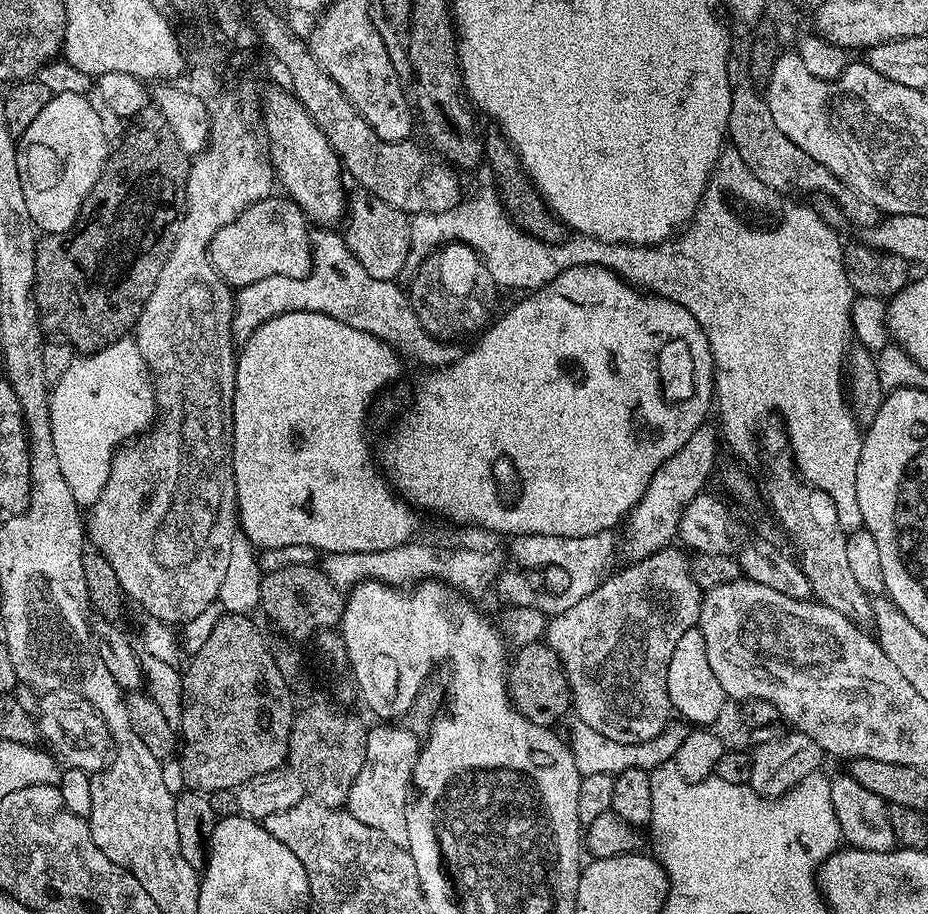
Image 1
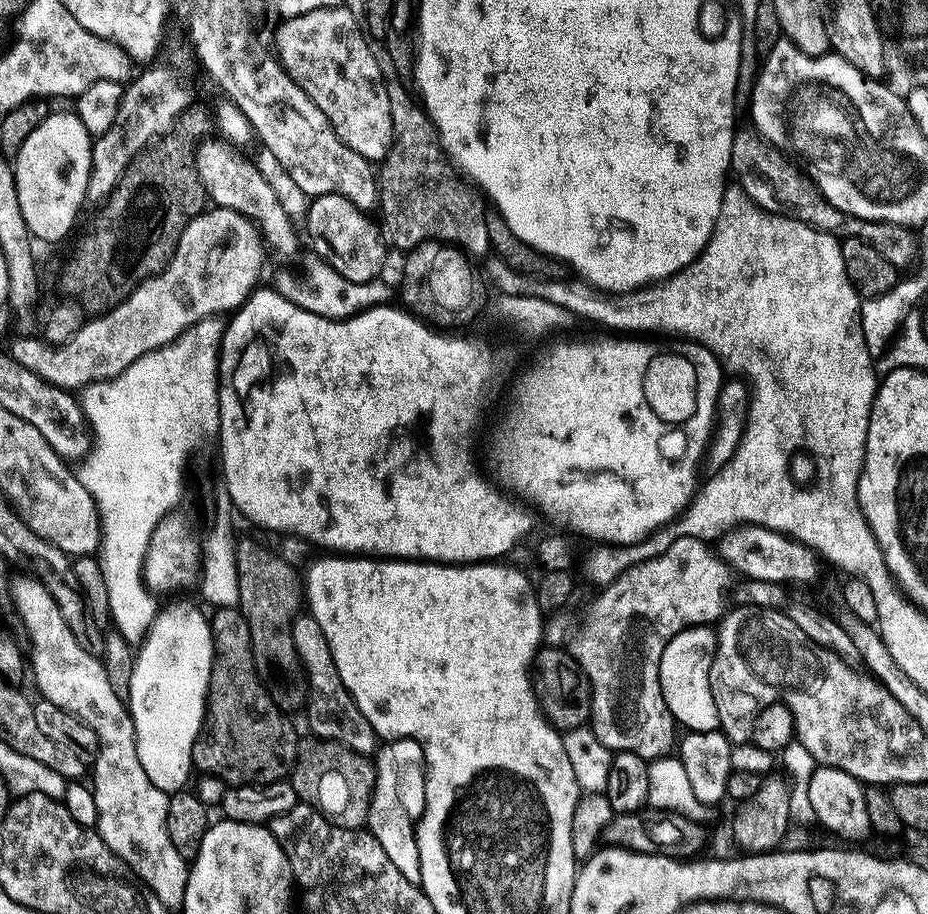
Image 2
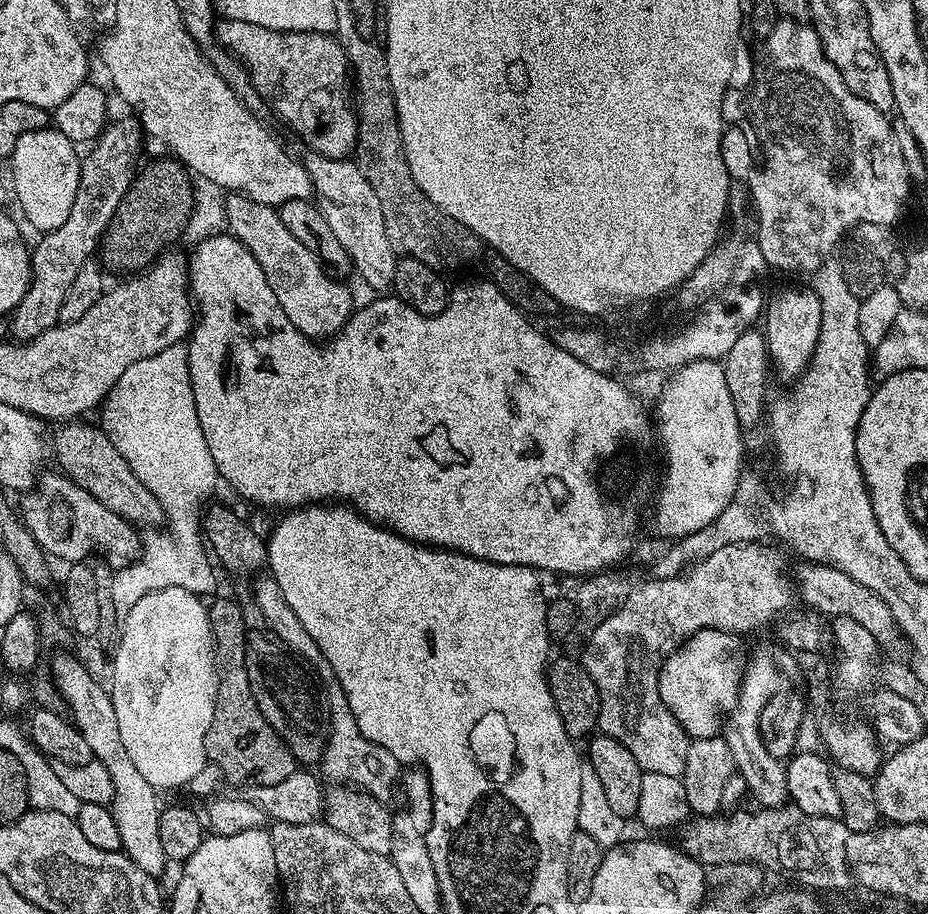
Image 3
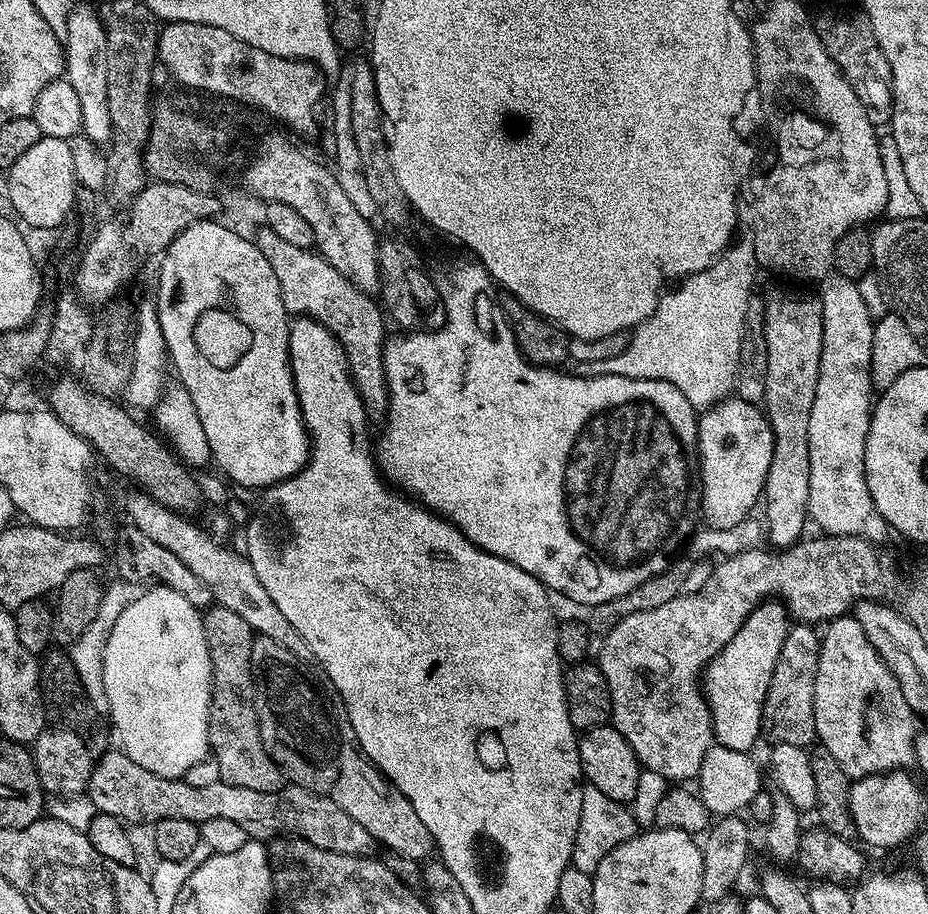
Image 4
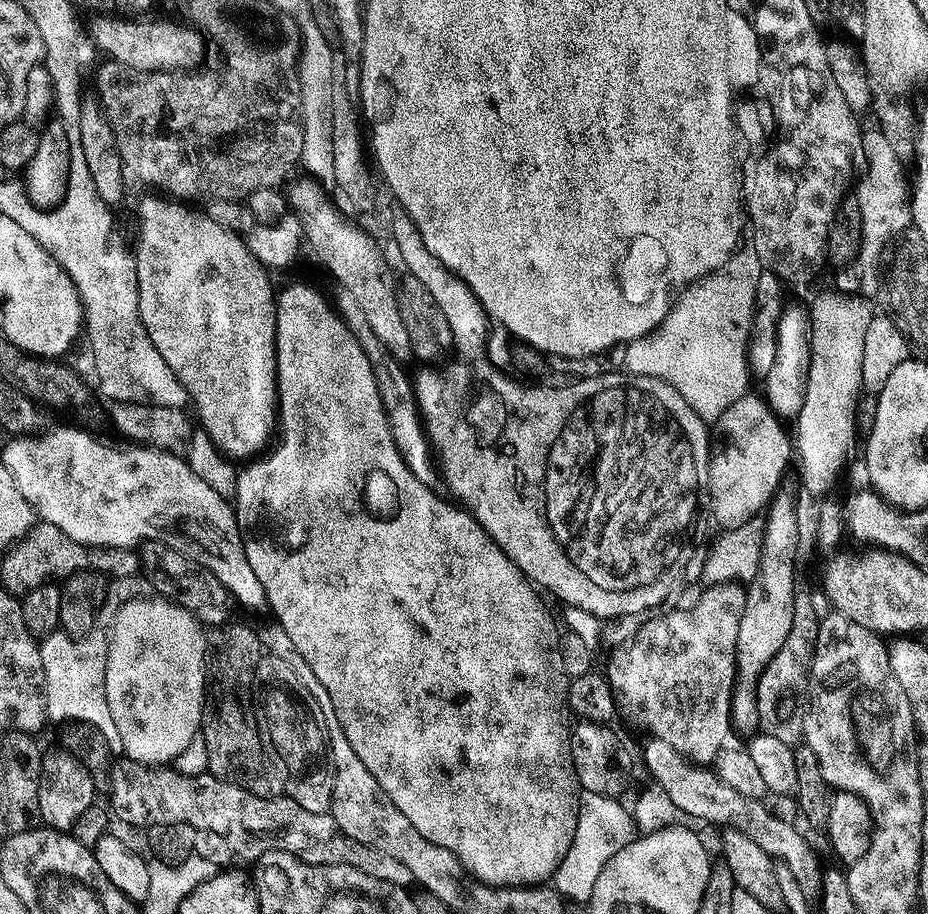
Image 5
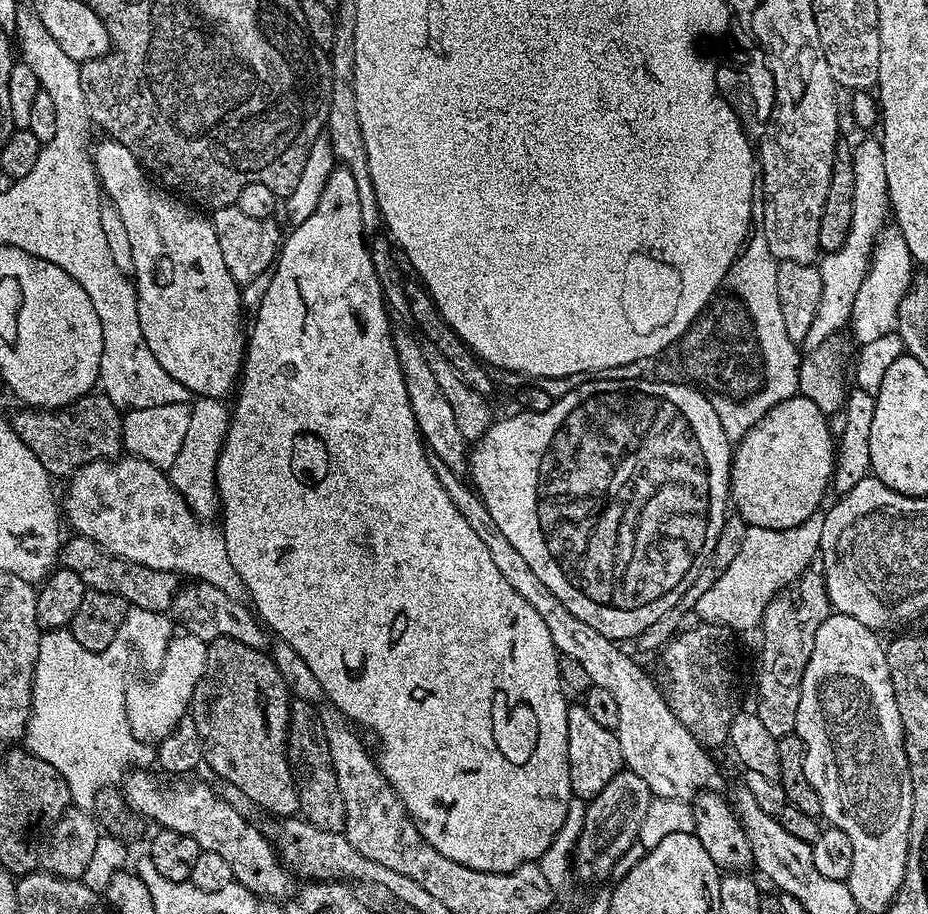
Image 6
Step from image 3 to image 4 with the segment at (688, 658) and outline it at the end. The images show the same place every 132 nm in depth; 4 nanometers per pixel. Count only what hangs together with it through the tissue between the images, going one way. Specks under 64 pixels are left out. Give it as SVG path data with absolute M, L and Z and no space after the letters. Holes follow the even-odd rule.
M769 598L761 602L742 622L738 634L722 646L722 650L713 660L708 662L702 673L702 691L708 702L708 709L712 715L712 734L715 743L726 746L730 750L751 753L756 739L761 739L762 710L766 702L766 690L770 690L770 678L774 678L774 666L778 666L778 654L782 654L782 642L786 642L786 634L790 627L790 617L787 608L781 601Z

